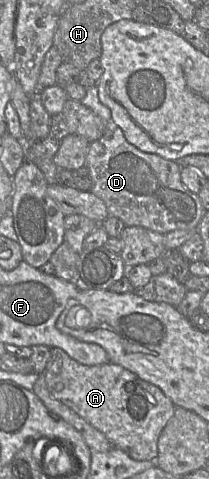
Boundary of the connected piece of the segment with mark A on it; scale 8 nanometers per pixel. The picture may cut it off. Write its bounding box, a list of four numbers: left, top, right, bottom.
[43,348,176,461]

